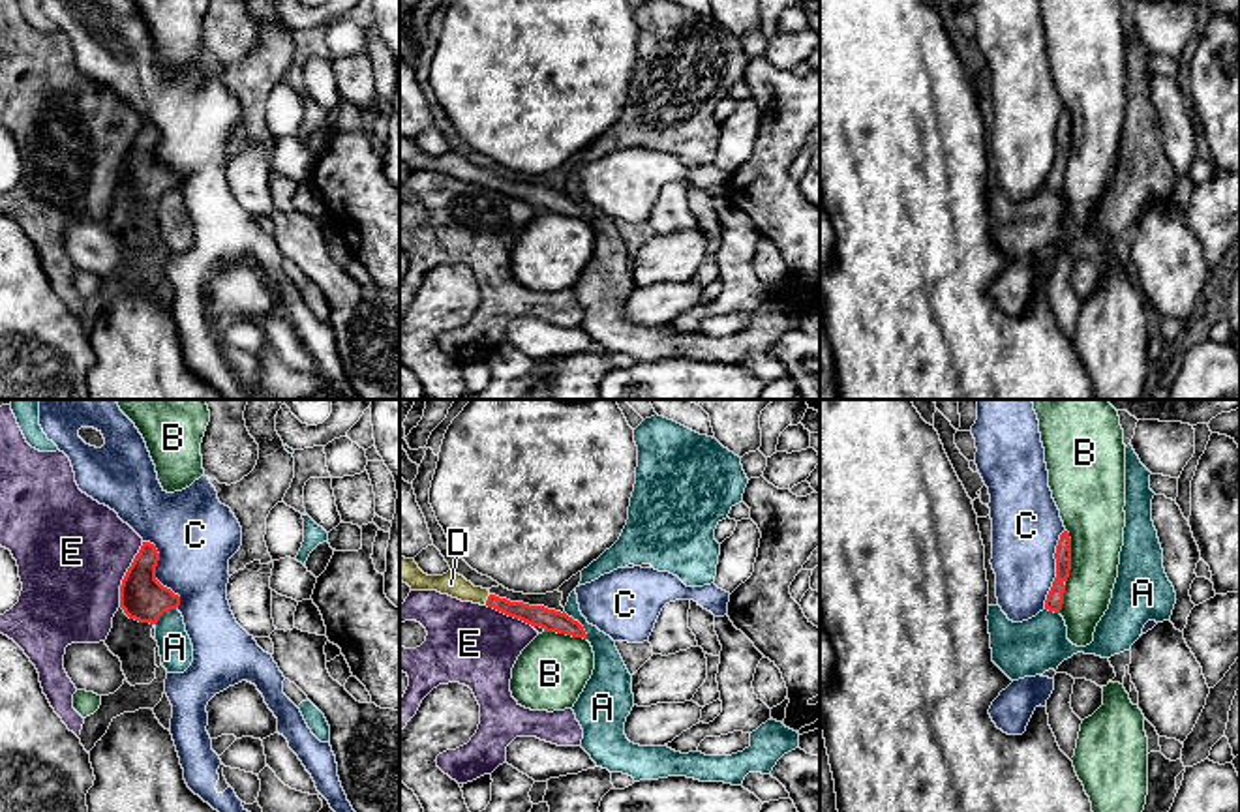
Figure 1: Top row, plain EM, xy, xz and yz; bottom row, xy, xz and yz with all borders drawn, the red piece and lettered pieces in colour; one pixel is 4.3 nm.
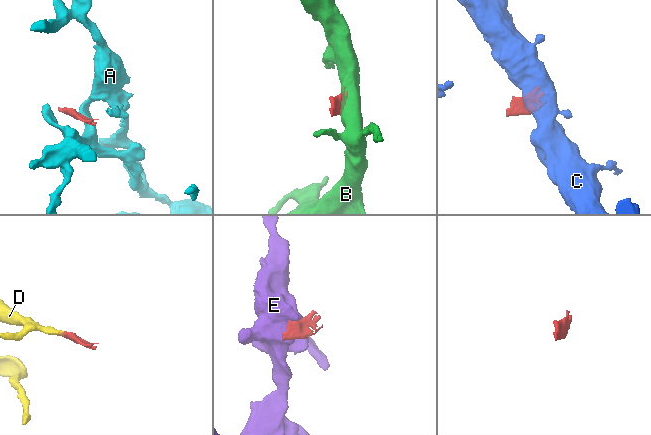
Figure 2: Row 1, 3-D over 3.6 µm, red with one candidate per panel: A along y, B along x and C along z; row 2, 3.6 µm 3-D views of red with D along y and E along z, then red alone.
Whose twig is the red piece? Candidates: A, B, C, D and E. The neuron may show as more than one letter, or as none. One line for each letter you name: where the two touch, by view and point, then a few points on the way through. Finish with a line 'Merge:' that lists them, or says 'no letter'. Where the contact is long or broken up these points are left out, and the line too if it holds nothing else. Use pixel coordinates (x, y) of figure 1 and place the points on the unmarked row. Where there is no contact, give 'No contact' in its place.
D: Touches red at xz (486, 180). Path across: xz (537, 195), (486, 180), (451, 164)
Merge: D

